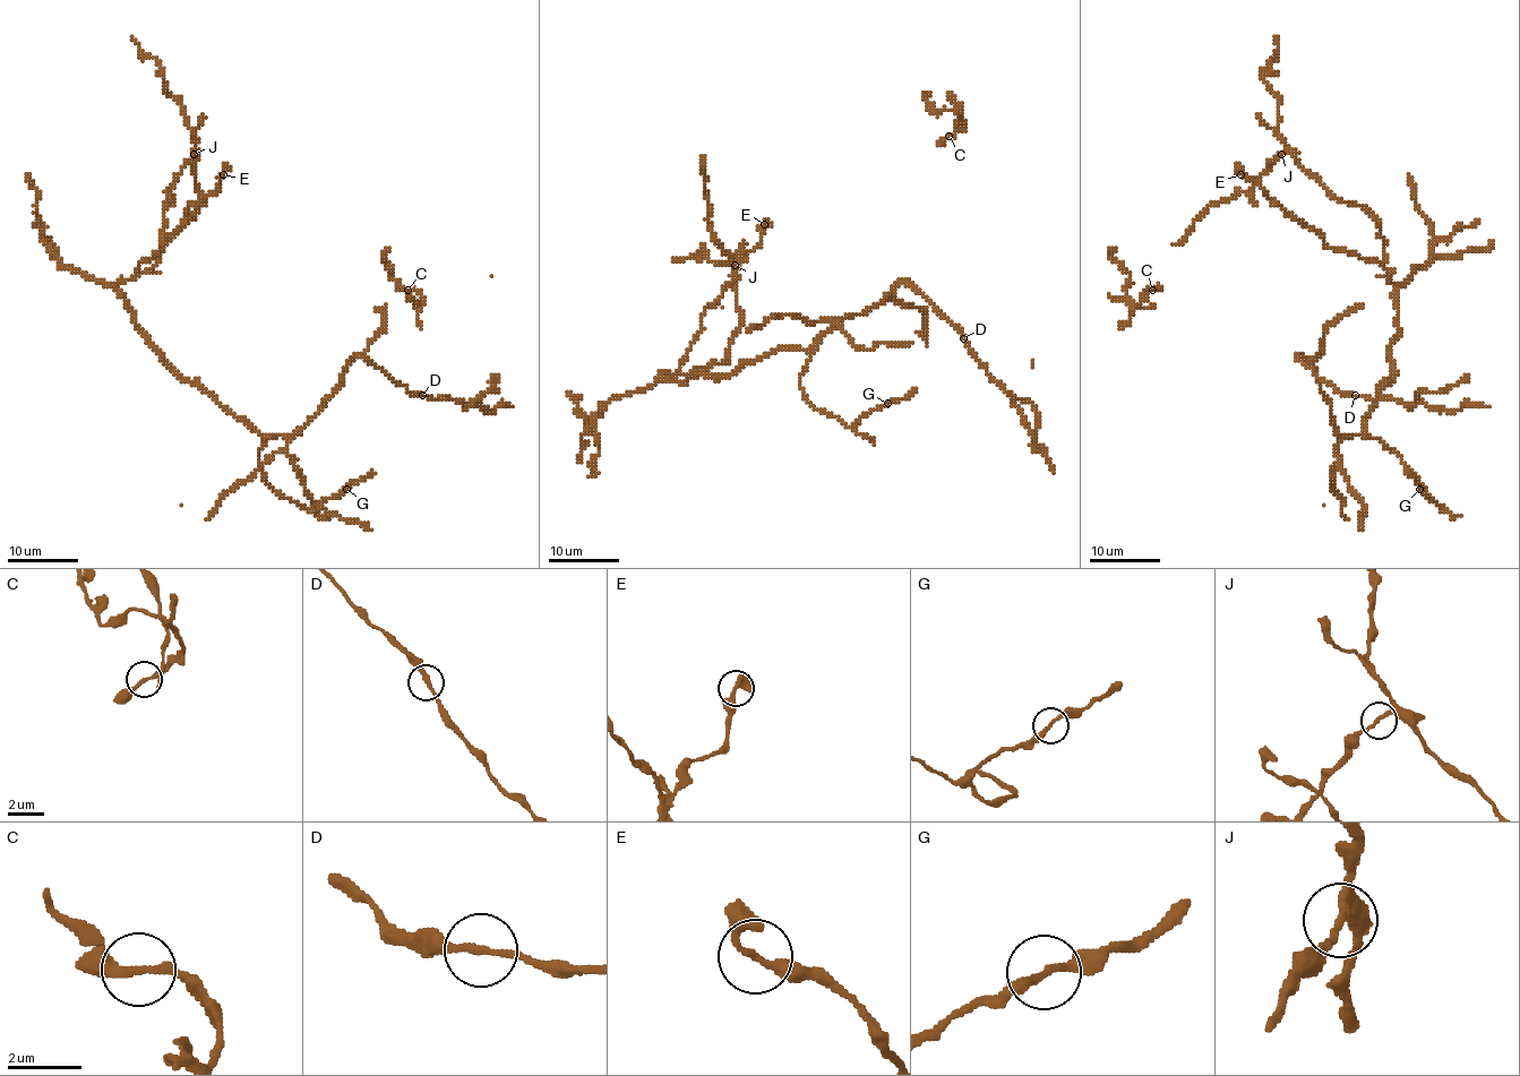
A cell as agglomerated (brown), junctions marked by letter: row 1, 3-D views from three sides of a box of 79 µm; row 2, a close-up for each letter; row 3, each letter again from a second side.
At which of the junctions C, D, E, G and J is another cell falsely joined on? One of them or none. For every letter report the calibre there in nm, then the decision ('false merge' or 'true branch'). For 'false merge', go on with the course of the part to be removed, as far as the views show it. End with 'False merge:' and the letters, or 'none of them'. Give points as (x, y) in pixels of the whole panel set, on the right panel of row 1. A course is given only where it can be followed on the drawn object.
C: 220 nm thick; true branch
D: 200 nm thick; true branch
E: 220 nm thick; true branch
G: 220 nm thick; true branch
J: 200 nm thick; true branch
False merge: none of them

